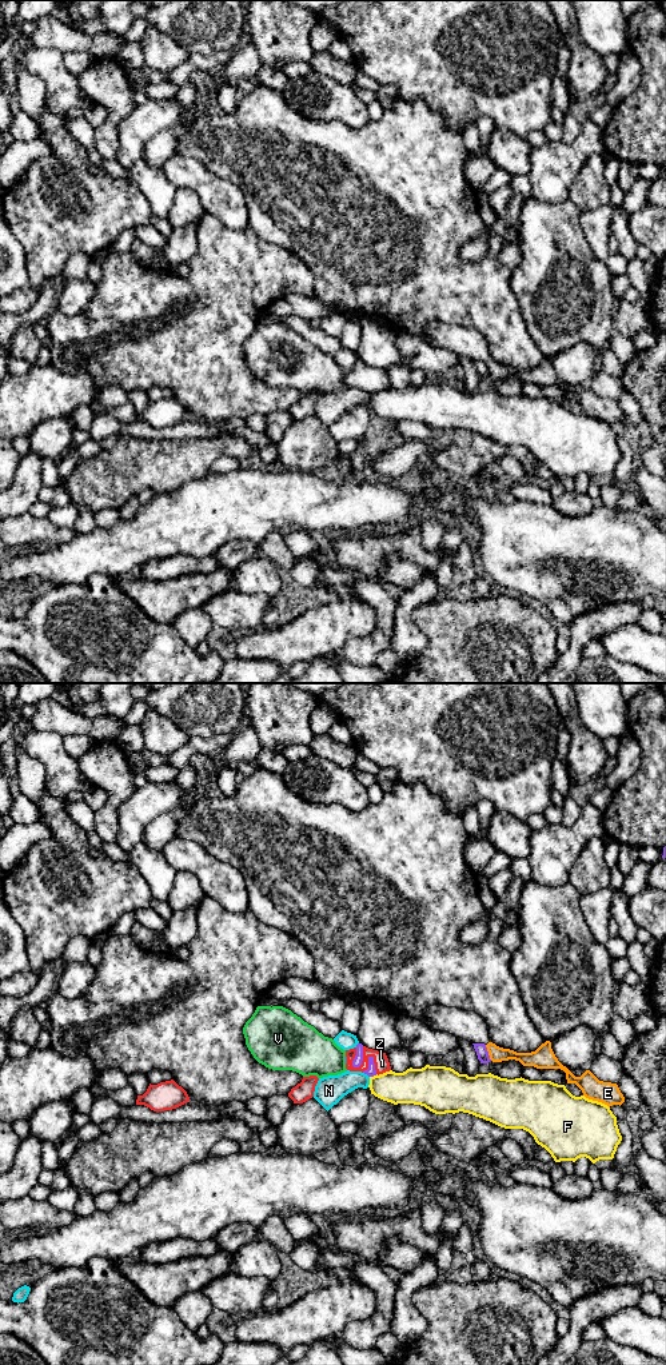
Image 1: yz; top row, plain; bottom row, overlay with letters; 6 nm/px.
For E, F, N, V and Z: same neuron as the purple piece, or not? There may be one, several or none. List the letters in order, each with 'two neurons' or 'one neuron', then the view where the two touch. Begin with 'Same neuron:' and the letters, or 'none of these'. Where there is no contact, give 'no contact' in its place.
Same neuron: Z
E: two neurons; meets purple in yz
F: two neurons; meets purple in yz
N: two neurons; meets purple in yz
V: two neurons; meets purple in yz
Z: one neuron; meets purple in yz

